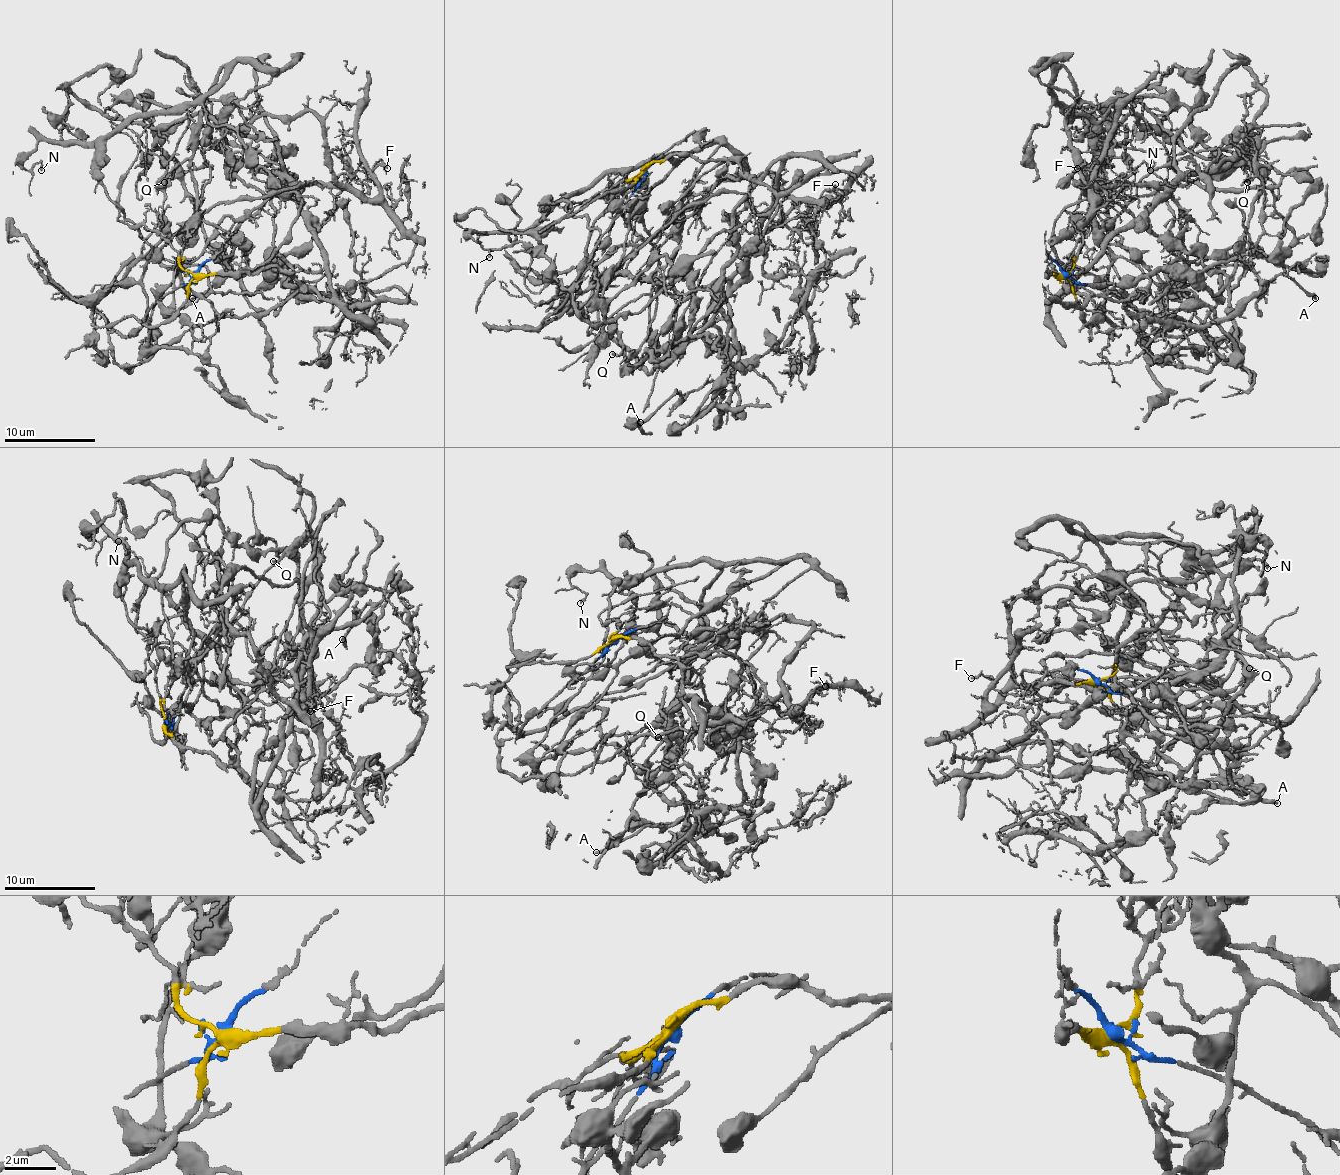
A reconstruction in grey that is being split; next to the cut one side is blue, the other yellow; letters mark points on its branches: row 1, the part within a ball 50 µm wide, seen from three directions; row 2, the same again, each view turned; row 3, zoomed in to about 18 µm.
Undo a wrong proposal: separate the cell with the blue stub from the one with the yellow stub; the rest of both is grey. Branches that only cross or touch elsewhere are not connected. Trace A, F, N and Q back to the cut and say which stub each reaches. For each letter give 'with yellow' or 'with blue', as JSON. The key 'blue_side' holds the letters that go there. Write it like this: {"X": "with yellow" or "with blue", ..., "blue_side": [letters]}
{"A": "with yellow", "F": "with yellow", "N": "with blue", "Q": "with blue", "blue_side": ["N", "Q"]}

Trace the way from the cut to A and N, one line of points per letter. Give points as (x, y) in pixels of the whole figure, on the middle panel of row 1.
A: (642, 172), (692, 154), (756, 179), (779, 161), (727, 305), (738, 365), (640, 422)
N: (642, 172), (626, 218), (667, 159), (599, 175), (525, 230), (473, 232), (489, 257)

